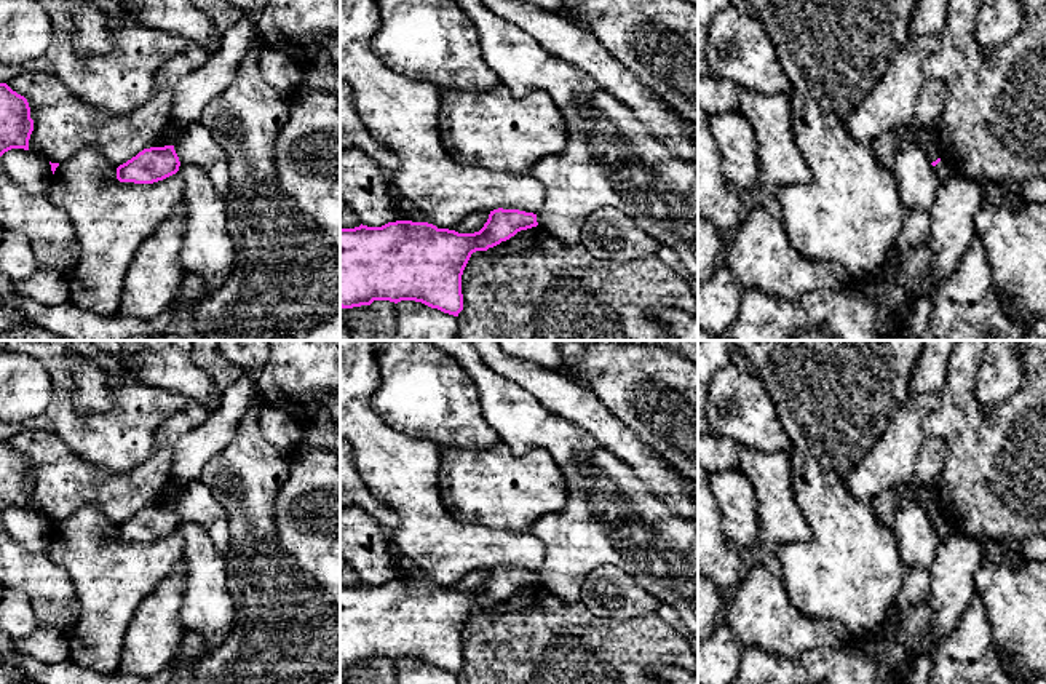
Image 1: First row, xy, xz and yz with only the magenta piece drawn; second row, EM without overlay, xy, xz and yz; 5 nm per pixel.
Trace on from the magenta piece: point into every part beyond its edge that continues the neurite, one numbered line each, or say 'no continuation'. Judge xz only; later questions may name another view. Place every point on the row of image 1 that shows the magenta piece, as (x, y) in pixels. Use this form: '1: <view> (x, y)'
no continuation

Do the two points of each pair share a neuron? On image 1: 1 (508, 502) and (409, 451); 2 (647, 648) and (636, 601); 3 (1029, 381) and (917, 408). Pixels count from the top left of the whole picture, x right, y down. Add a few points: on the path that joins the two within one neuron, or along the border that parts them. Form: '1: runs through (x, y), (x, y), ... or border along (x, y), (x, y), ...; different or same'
1: border along (444, 448), (439, 469), (439, 499), (443, 504); different
2: border along (653, 611), (628, 619), (602, 619); different
3: border along (938, 397), (938, 405), (923, 422), (925, 435); different

